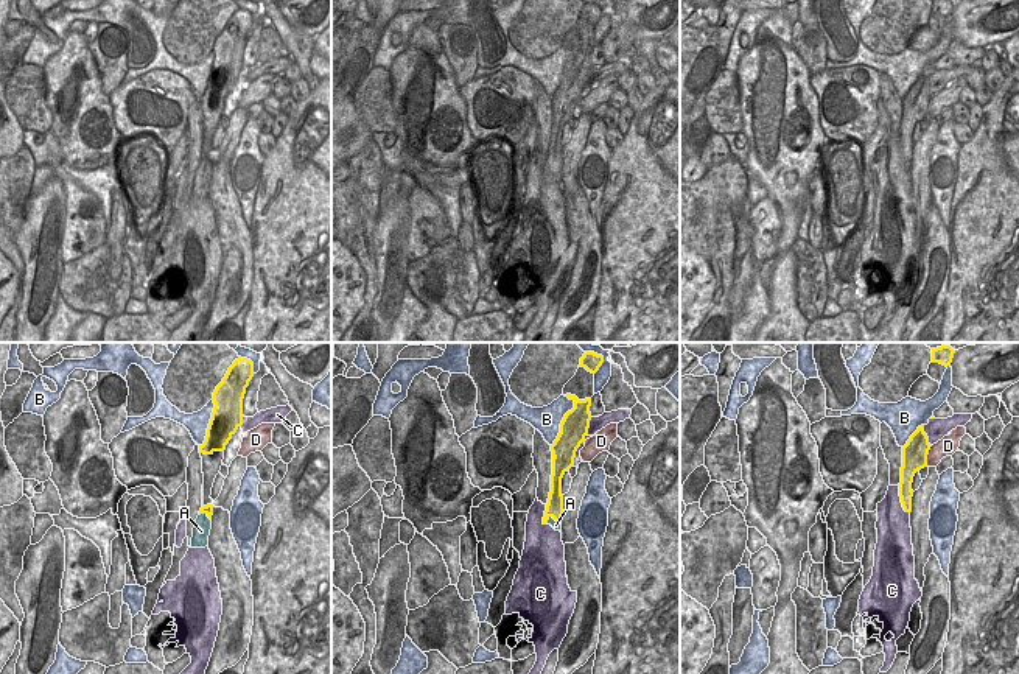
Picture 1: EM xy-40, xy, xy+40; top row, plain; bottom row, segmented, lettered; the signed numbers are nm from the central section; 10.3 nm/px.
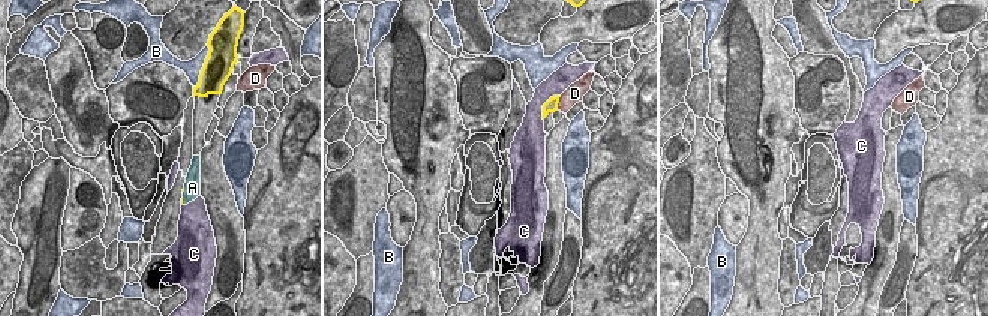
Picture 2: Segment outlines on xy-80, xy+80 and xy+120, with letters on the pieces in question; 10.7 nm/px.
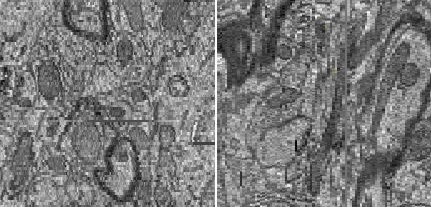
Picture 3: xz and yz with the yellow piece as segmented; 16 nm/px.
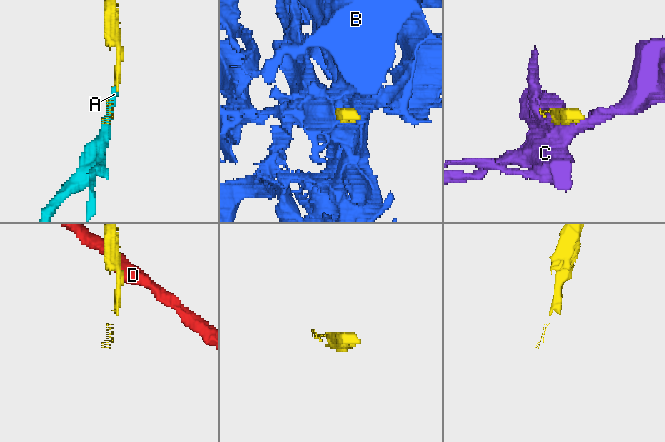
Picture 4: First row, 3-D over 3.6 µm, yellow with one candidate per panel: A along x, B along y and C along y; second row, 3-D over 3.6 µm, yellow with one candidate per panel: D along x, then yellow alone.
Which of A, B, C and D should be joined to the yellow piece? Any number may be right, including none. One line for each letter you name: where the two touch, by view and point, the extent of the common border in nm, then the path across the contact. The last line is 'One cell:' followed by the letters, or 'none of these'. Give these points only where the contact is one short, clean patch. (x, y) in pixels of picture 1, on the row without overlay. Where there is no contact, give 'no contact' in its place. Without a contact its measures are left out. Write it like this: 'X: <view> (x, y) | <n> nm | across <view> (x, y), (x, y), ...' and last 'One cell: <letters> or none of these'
One cell: none of these

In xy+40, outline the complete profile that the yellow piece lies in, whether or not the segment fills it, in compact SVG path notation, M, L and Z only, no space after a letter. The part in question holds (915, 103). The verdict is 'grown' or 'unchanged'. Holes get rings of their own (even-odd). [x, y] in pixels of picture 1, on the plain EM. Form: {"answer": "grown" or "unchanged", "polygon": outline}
{"answer": "unchanged", "polygon": "M924 76L918 78L918 81L902 98L899 148L905 163L912 163L913 128L918 121L927 118L927 106L930 98L932 97L929 95L929 89L924 84Z"}

